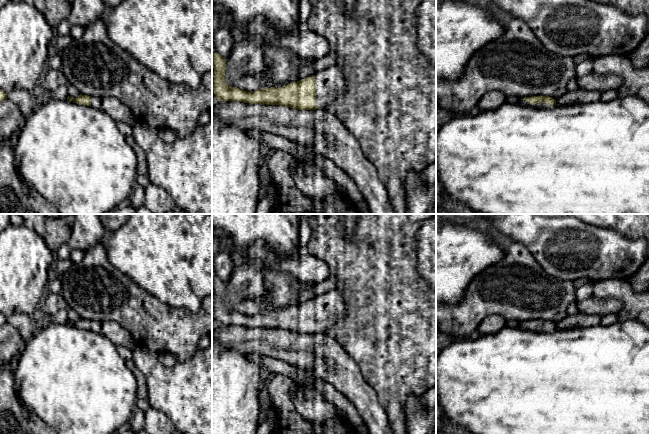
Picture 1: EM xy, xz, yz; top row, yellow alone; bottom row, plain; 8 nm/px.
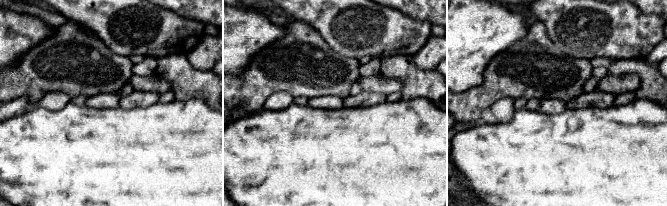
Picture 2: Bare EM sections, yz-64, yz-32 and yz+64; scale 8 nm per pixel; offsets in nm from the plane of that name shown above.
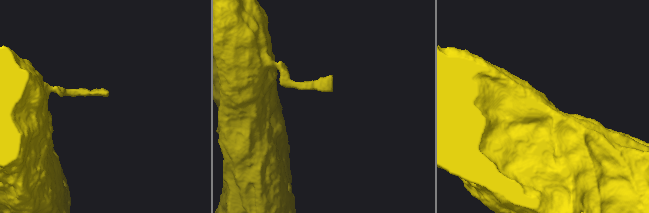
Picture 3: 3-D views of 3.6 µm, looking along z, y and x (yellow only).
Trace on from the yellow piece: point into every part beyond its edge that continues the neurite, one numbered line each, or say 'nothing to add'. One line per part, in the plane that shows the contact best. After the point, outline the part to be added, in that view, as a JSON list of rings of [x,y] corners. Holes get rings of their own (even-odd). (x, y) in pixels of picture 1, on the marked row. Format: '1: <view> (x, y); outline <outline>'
1: xz (331, 82); outline [[[336,64],[319,71],[314,76],[317,85],[317,109],[327,107],[347,90],[345,73],[342,67]]]

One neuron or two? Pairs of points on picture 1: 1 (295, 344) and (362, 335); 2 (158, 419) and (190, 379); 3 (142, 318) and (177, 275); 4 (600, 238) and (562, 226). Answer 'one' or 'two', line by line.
1: two
2: two
3: two
4: one

